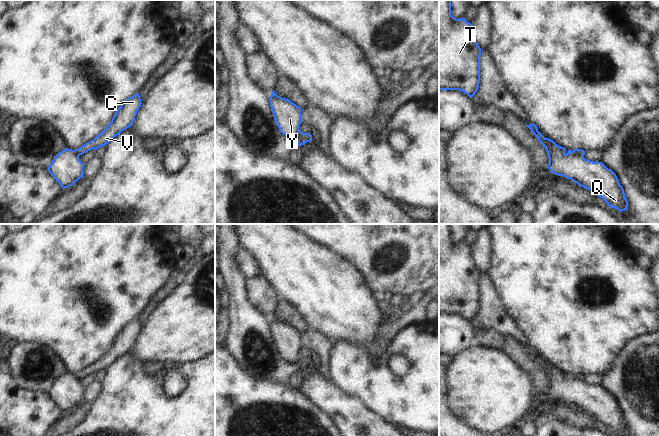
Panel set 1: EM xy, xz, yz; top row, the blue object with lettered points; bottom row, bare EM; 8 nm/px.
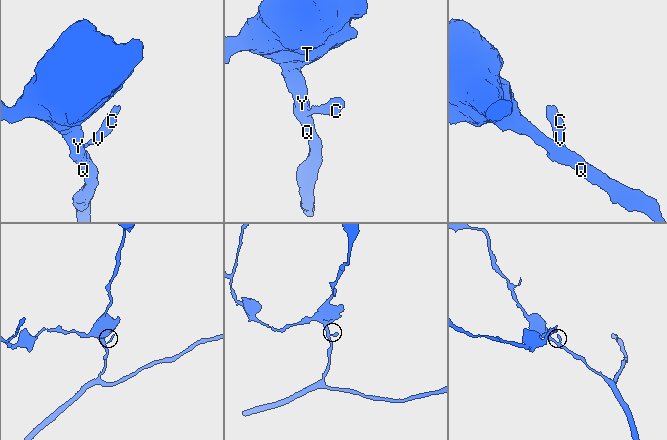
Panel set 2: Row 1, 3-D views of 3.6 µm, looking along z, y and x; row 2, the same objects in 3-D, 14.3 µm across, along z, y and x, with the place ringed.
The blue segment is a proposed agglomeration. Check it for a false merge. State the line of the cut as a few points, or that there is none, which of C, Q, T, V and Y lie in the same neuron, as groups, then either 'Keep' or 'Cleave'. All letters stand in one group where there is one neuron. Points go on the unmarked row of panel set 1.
Split along xz (301, 356), (291, 363). Groups: C V / Q T Y. Cleave

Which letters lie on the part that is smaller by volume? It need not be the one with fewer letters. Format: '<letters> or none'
C, V

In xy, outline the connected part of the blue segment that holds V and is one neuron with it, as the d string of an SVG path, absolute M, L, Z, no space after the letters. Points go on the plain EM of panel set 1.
M139 317L127 322L116 334L111 346L107 349L107 351L93 364L85 367L74 375L80 380L92 373L97 374L99 371L105 370L115 360L131 351L135 344L137 335L141 331L141 328L142 326Z

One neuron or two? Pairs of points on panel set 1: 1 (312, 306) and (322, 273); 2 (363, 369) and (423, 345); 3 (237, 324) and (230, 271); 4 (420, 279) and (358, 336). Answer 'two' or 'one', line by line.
1: one
2: one
3: one
4: two

